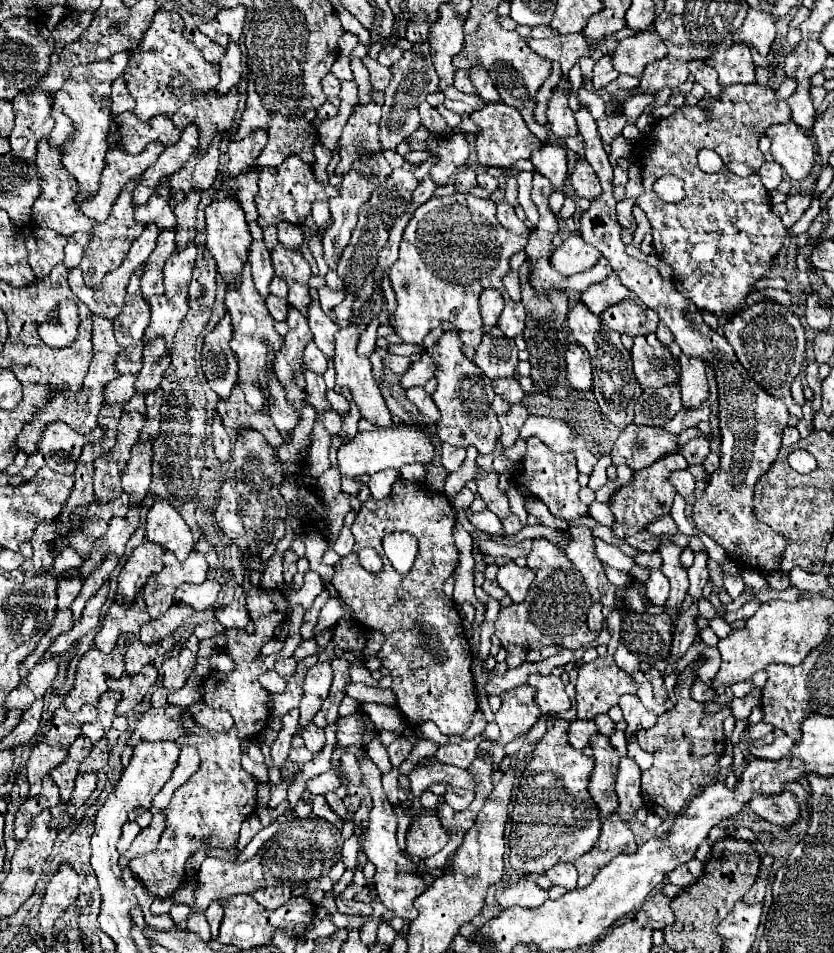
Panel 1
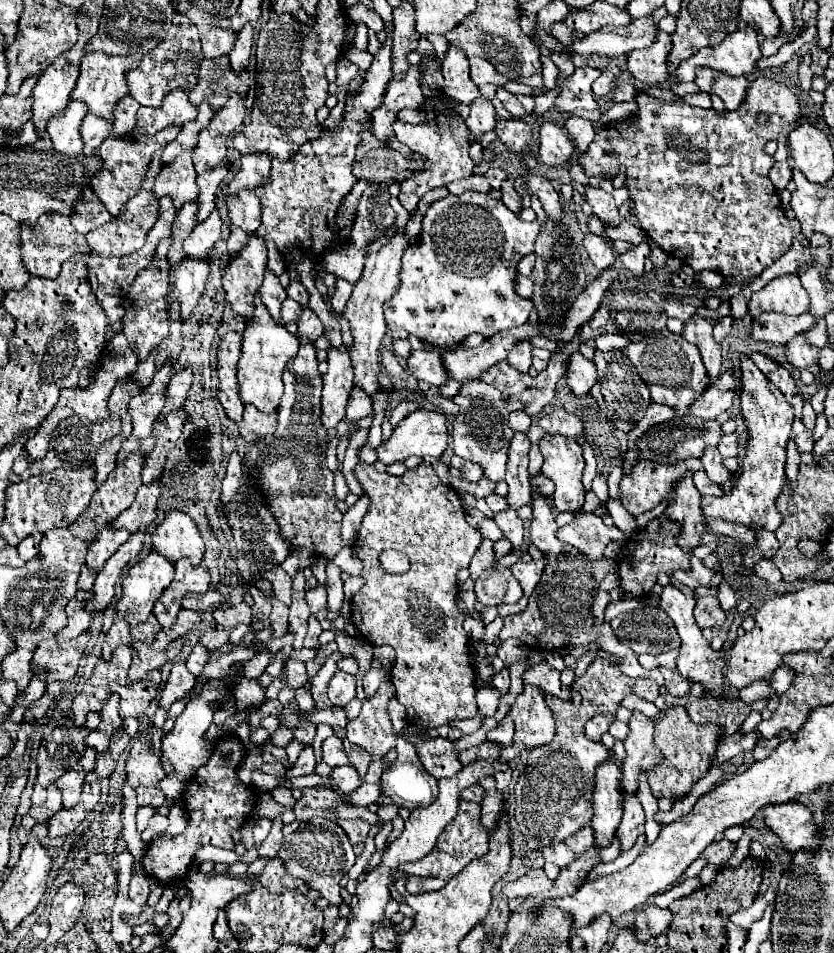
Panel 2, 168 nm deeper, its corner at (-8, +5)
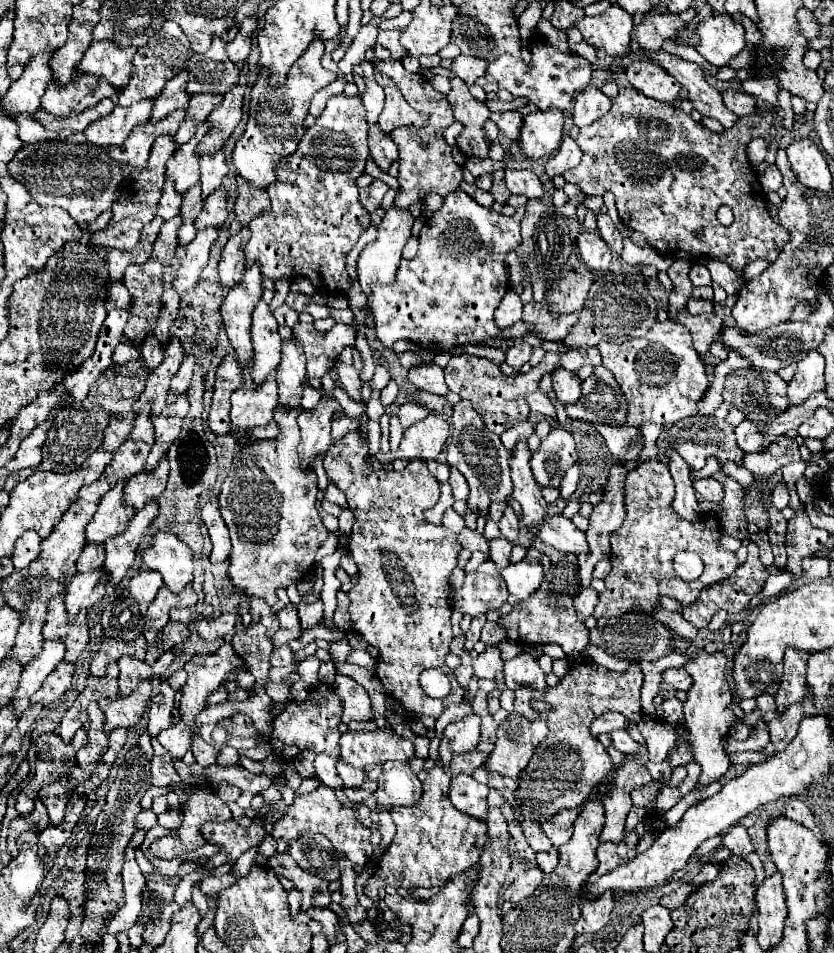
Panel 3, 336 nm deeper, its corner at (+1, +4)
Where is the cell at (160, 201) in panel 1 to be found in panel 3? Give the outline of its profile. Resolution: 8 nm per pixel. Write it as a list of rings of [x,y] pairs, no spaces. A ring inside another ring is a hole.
[[[206,122],[198,124],[192,140],[182,144],[178,148],[178,152],[174,152],[174,156],[166,164],[166,178],[174,180],[174,188],[178,194],[186,194],[188,188],[198,184],[198,180],[200,180],[200,172],[198,172],[198,160],[200,158],[196,156],[196,146],[208,130],[210,128]]]

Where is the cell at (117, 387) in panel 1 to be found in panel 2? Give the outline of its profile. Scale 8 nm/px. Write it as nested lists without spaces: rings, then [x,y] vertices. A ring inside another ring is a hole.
[[[157,347],[151,351],[151,355],[145,359],[145,361],[141,361],[139,365],[137,365],[137,371],[135,371],[135,375],[137,375],[137,383],[139,383],[139,387],[147,387],[151,381],[153,381],[153,377],[155,377],[155,357],[157,357]]]

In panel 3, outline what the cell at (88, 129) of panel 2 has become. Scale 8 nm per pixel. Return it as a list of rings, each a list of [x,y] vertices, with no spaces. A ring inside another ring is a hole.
[[[140,100],[138,104],[132,104],[128,108],[116,106],[108,116],[90,124],[84,130],[84,136],[90,144],[102,148],[118,146],[130,136],[134,126],[150,120],[150,112],[152,112],[152,100]]]

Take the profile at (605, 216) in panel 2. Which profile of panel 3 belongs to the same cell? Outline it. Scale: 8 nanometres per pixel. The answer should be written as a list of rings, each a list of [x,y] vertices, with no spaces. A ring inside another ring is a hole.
[[[600,210],[596,212],[596,220],[598,220],[600,236],[606,240],[606,244],[608,244],[616,254],[620,254],[620,252],[622,252],[622,248],[624,248],[620,230],[614,226],[614,222],[610,220],[610,216],[608,216],[608,214],[604,214],[604,212],[600,212]]]

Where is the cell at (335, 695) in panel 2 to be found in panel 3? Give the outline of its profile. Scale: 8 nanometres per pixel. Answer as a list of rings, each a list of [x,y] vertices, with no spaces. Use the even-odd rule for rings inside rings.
[[[336,674],[332,688],[344,706],[342,722],[372,720],[372,702],[370,702],[366,690],[354,678],[344,676],[344,674]]]

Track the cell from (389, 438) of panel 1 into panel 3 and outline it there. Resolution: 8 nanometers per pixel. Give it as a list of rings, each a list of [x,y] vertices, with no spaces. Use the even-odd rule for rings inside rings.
[[[428,414],[424,420],[404,430],[400,448],[390,454],[376,454],[380,464],[392,464],[396,458],[422,458],[430,460],[442,452],[448,438],[448,422],[438,414]]]

